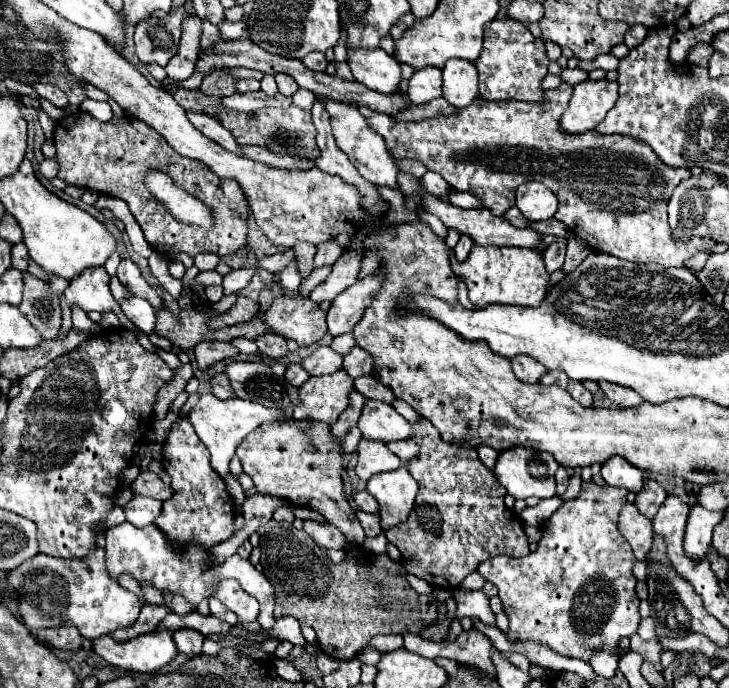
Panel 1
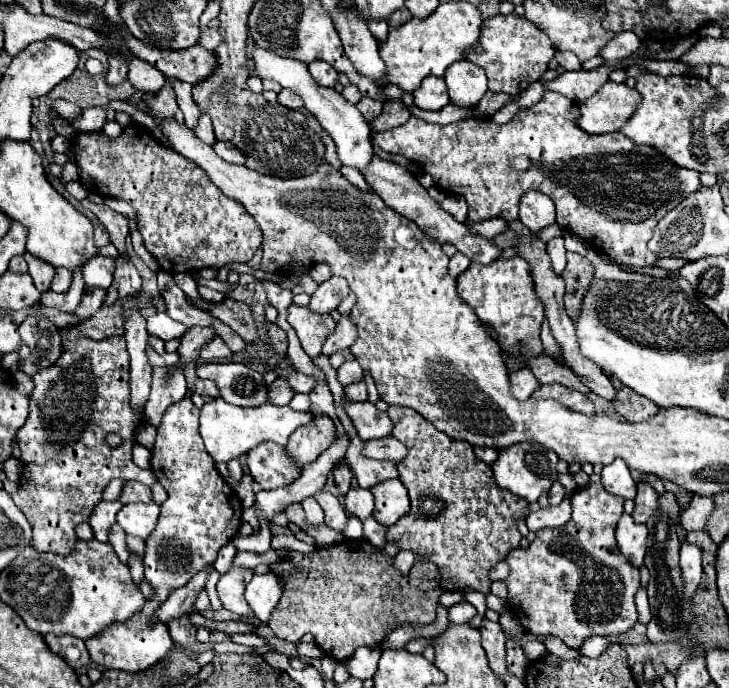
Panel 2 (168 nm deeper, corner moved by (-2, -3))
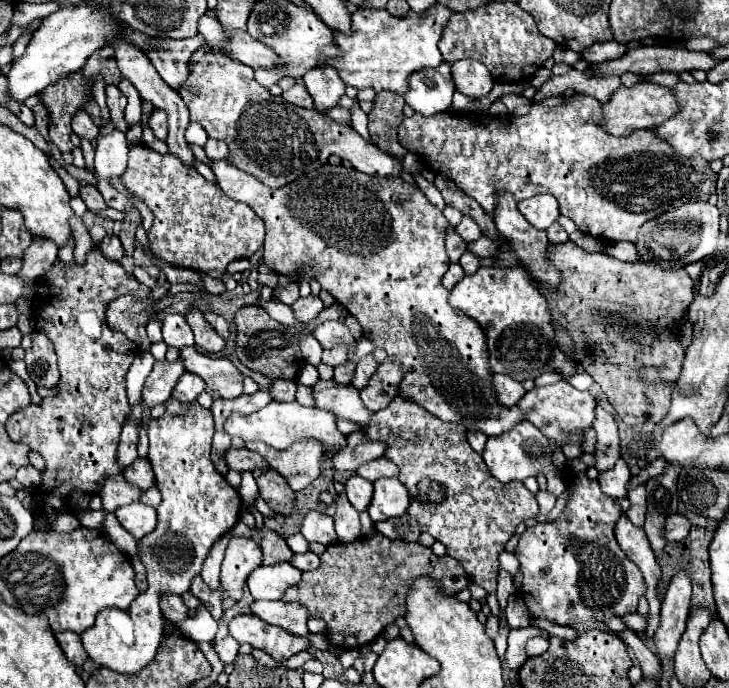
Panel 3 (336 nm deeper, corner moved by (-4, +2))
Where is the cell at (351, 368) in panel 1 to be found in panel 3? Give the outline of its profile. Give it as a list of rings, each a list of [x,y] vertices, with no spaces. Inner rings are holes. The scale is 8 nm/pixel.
[[[347,361],[347,363],[341,363],[341,365],[335,367],[333,379],[335,379],[337,383],[351,383],[353,375],[355,375],[355,363],[353,363],[353,361]]]

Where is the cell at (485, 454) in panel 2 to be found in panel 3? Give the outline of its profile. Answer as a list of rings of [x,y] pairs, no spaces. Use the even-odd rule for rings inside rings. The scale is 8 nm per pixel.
[[[467,431],[467,441],[471,443],[473,451],[483,453],[483,447],[485,447],[485,441],[487,441],[487,435],[483,435],[481,431]]]

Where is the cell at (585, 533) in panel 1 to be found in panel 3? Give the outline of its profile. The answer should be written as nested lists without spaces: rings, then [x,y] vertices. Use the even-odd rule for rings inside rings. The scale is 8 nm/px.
[[[565,469],[561,477],[567,485],[569,499],[559,519],[553,523],[535,523],[533,527],[527,527],[515,549],[515,557],[519,559],[521,573],[523,573],[521,597],[529,609],[529,615],[549,619],[557,625],[577,625],[591,619],[603,621],[603,619],[635,613],[639,595],[641,597],[645,595],[645,581],[639,567],[635,567],[635,563],[631,563],[623,555],[613,535],[613,527],[623,513],[621,507],[611,497],[603,495],[599,483],[591,481],[585,473],[575,473],[571,469]]]

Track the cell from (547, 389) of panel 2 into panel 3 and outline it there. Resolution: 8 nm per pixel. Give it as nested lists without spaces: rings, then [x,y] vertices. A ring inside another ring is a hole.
[[[559,381],[555,385],[547,385],[547,387],[527,391],[517,405],[523,411],[525,419],[529,423],[533,423],[543,435],[547,435],[551,447],[559,449],[571,435],[583,433],[591,427],[591,423],[595,419],[593,409],[597,403],[589,391],[579,391],[573,385],[569,385],[567,381]]]

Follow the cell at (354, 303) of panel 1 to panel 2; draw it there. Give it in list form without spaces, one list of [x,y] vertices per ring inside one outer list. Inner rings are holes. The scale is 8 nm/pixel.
[[[343,314],[341,320],[337,322],[335,332],[325,340],[323,344],[323,354],[331,356],[337,350],[349,348],[357,340],[357,326],[353,326],[353,320],[349,314]]]

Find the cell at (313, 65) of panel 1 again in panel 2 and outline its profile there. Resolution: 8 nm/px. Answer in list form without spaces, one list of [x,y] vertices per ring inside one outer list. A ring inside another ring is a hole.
[[[321,60],[309,64],[309,72],[319,86],[331,86],[333,88],[337,82],[337,70],[331,64],[325,64]]]

